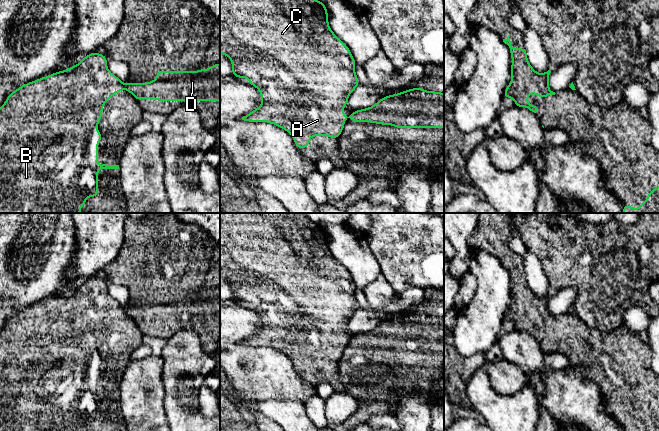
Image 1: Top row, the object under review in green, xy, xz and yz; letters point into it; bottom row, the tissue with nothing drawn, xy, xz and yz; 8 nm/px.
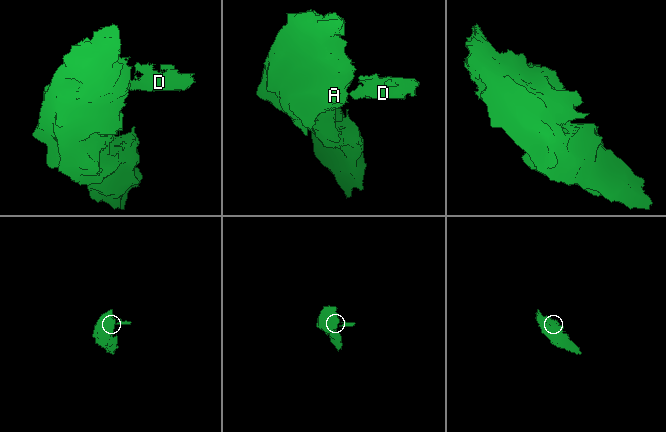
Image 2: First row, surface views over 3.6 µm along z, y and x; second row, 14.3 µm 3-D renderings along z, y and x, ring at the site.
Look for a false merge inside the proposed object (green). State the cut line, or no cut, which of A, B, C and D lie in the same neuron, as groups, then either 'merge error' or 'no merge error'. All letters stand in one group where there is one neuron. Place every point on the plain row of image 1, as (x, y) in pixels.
cut in xy along (124, 308), (125, 312); A B C / D; merge error

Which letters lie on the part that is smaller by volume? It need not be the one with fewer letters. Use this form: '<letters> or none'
D

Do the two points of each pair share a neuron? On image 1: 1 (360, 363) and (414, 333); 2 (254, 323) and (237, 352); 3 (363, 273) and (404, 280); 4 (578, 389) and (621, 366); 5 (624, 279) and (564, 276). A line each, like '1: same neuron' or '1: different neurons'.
1: same neuron
2: different neurons
3: different neurons
4: different neurons
5: same neuron

